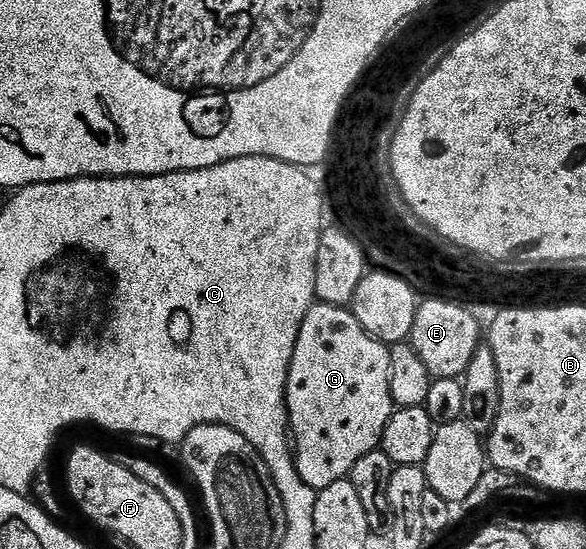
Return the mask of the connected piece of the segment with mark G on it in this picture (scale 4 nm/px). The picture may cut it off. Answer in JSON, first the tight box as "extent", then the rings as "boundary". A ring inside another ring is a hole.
{"extent":[284,302,394,492],"boundary":[[[315,302],[312,308],[306,313],[302,321],[302,329],[298,333],[298,341],[294,345],[294,357],[290,361],[290,371],[288,373],[288,384],[284,394],[284,402],[288,409],[288,425],[290,428],[291,438],[294,440],[294,456],[296,459],[296,468],[306,481],[316,492],[326,489],[326,485],[334,485],[334,481],[347,479],[352,474],[354,464],[361,457],[366,457],[366,453],[377,450],[380,446],[380,438],[386,429],[386,421],[390,421],[394,404],[392,394],[390,393],[390,347],[389,344],[378,341],[362,325],[358,325],[358,317],[352,315],[348,307],[335,307],[329,303]]]}

